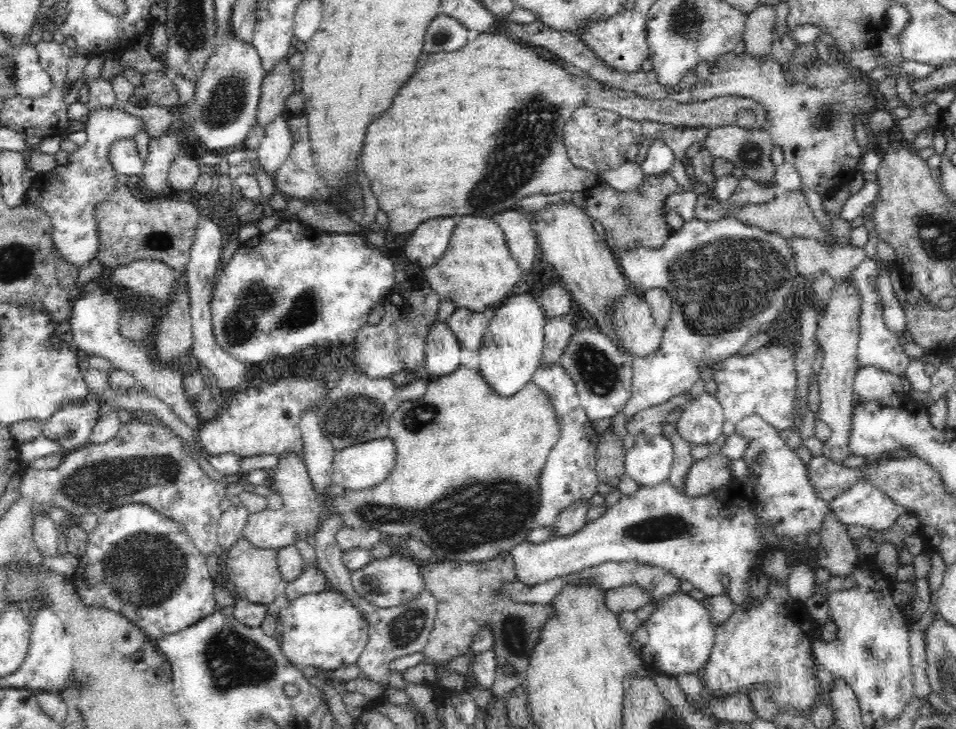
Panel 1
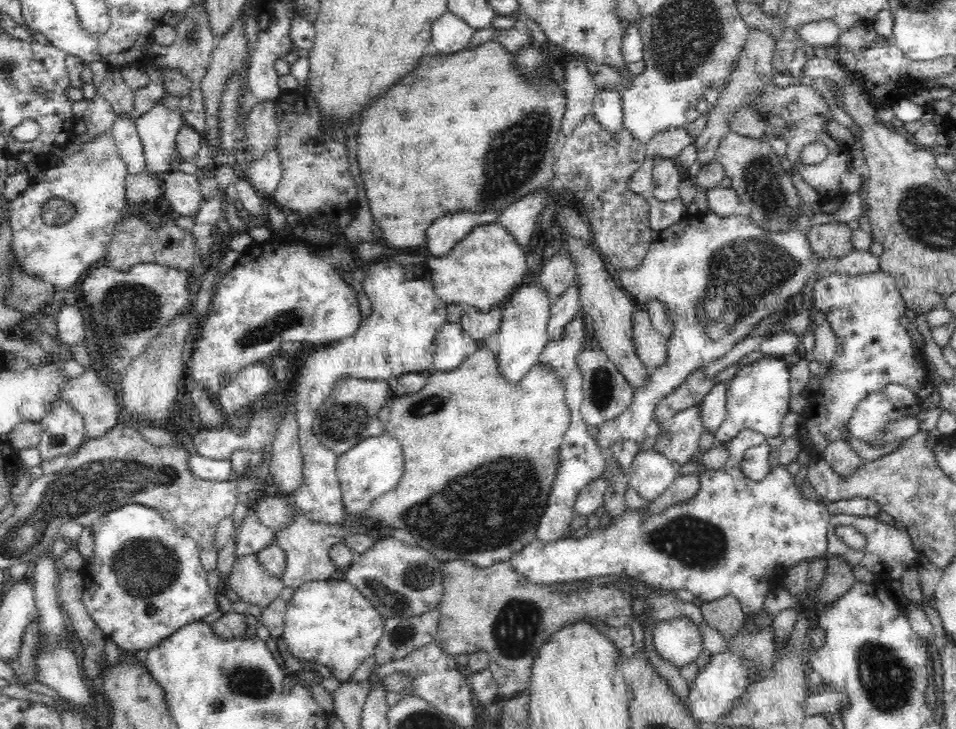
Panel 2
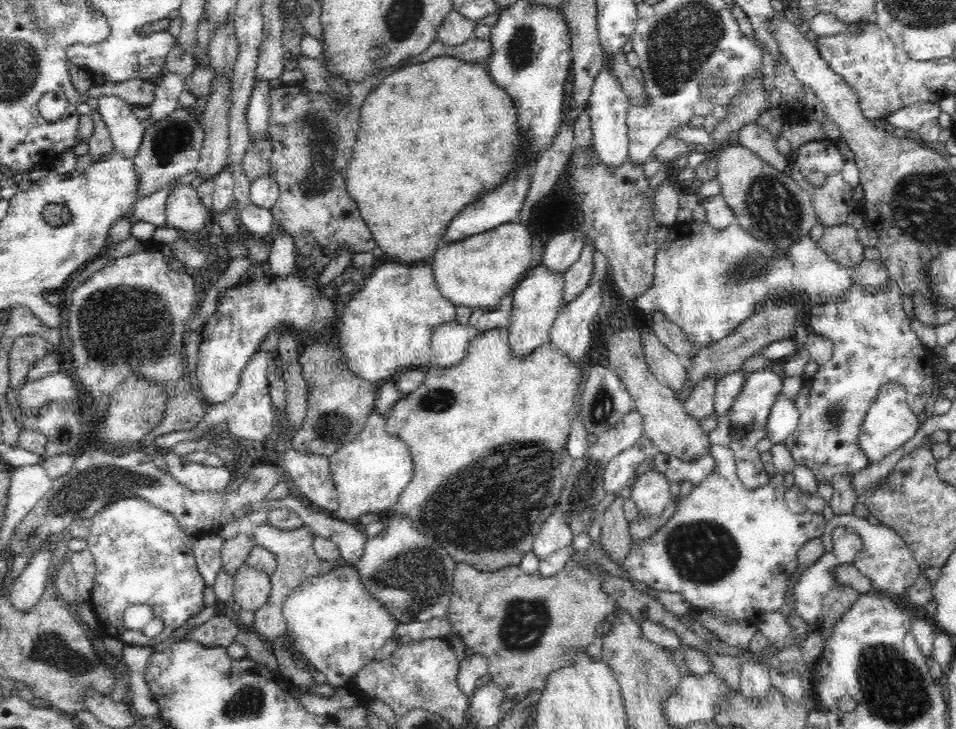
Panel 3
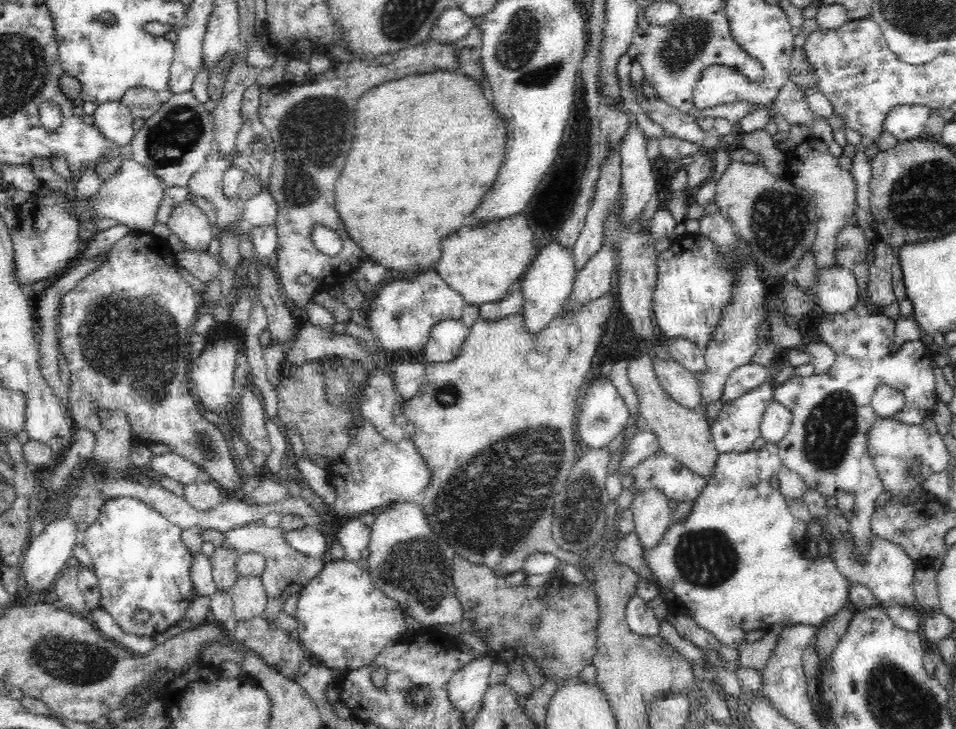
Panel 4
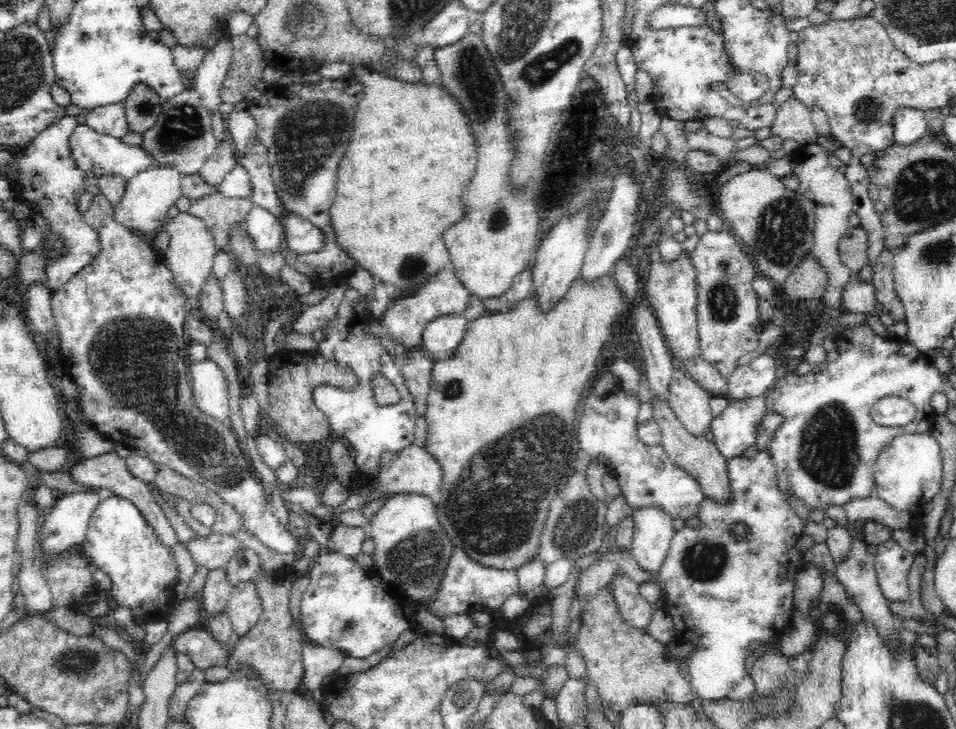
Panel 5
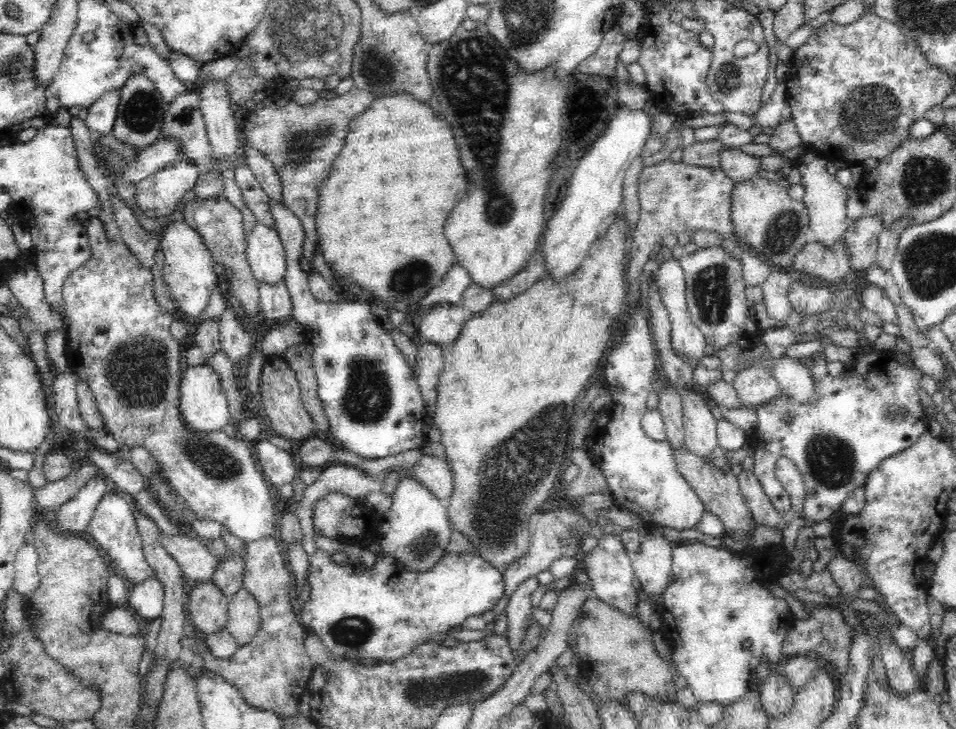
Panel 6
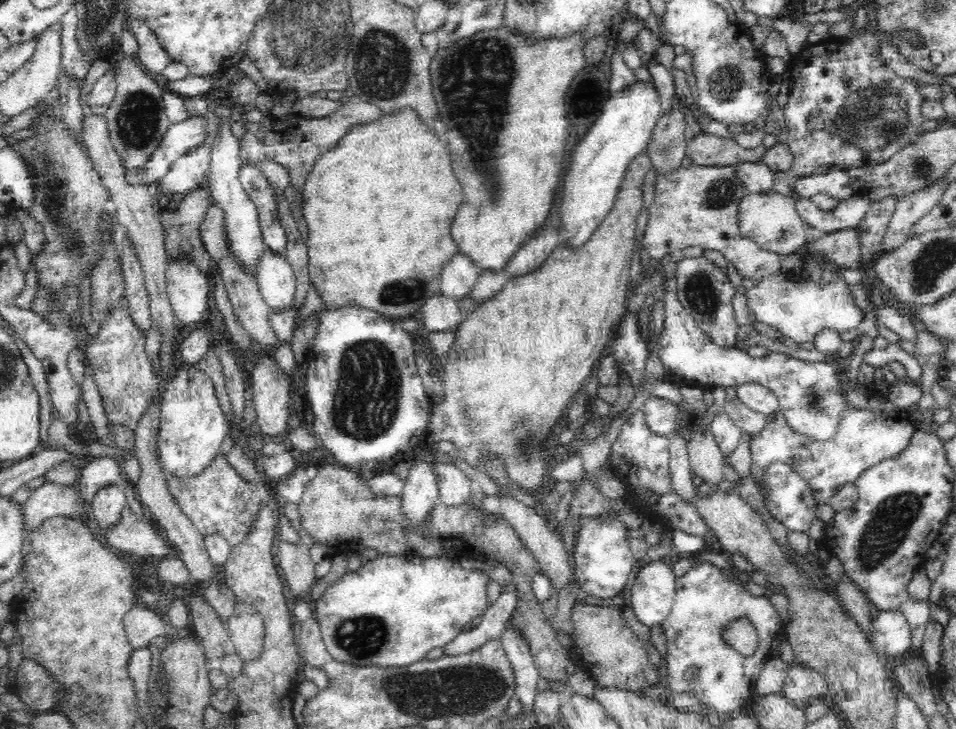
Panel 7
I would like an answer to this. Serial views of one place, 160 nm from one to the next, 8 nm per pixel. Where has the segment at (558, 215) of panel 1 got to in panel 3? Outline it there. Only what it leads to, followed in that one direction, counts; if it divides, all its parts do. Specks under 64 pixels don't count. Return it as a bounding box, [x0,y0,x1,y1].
[606,322,711,462]

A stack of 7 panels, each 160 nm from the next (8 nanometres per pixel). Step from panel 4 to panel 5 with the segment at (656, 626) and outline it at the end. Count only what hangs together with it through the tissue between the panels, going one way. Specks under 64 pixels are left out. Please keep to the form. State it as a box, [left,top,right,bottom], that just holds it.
[611,571,654,630]

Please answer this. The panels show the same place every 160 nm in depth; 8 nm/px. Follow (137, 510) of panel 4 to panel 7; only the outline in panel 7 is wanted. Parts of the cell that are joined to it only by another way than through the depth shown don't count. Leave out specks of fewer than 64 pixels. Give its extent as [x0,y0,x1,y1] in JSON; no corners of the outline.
[88,484,127,530]

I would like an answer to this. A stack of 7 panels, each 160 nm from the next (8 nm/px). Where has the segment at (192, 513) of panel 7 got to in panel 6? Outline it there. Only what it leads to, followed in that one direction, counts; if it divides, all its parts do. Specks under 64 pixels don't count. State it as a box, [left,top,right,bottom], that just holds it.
[62,216,281,543]

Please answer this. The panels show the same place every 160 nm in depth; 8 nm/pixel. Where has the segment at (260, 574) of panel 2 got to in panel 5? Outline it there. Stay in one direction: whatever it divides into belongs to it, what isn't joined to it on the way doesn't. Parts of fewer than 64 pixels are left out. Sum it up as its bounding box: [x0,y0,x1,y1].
[226,581,261,638]

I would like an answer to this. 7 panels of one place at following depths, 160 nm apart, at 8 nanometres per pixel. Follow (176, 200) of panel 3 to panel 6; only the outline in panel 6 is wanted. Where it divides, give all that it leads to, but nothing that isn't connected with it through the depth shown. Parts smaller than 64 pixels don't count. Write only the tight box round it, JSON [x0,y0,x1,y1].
[159,219,217,318]

